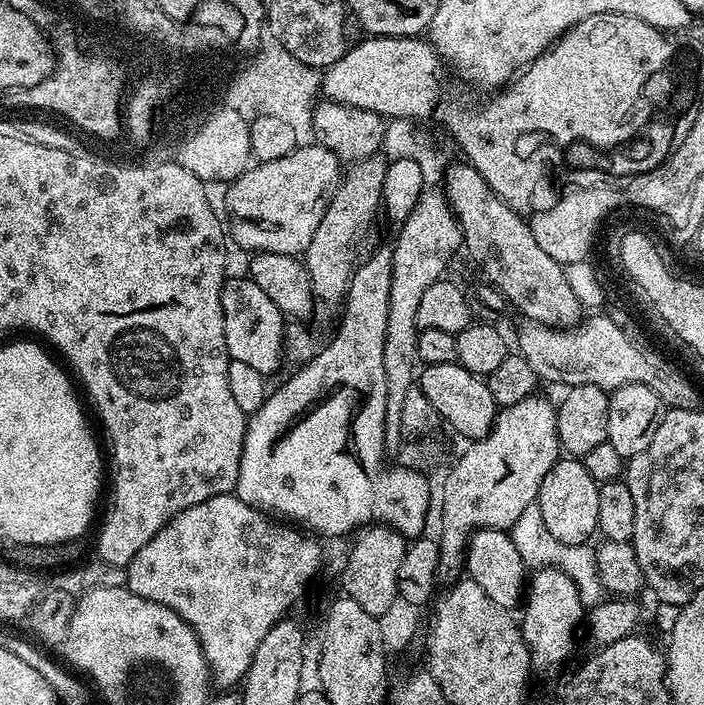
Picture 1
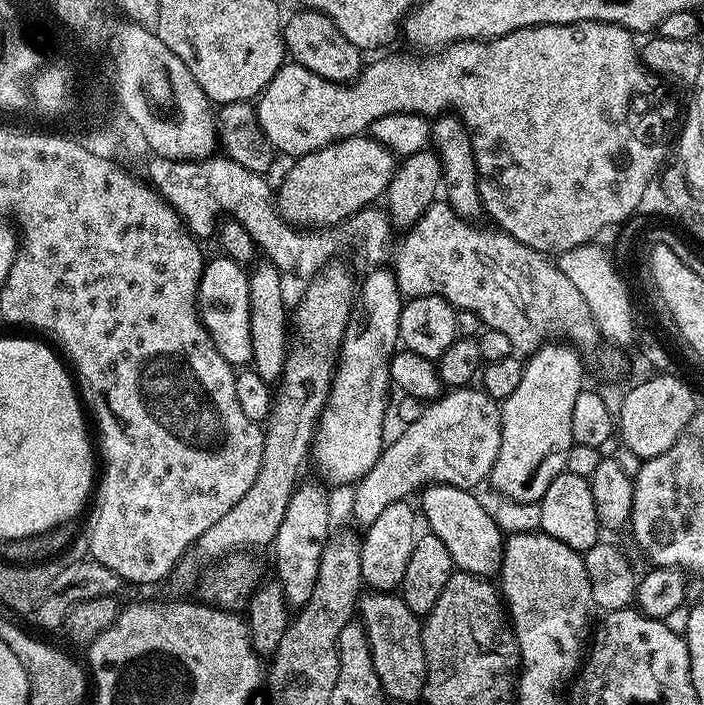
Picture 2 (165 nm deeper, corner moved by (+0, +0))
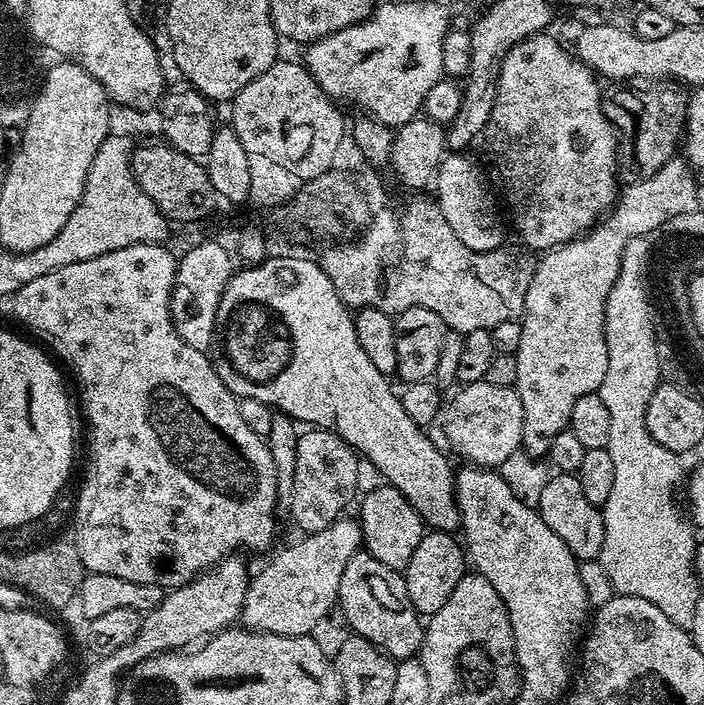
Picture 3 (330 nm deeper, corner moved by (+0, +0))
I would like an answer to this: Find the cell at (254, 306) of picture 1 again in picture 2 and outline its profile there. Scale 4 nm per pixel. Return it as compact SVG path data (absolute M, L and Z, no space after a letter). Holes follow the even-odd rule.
M216 254L204 266L204 273L200 279L200 289L196 295L200 309L200 320L204 329L208 331L209 338L214 342L218 354L226 363L233 366L248 366L252 363L252 334L250 332L250 282L245 265L234 262L230 257Z

